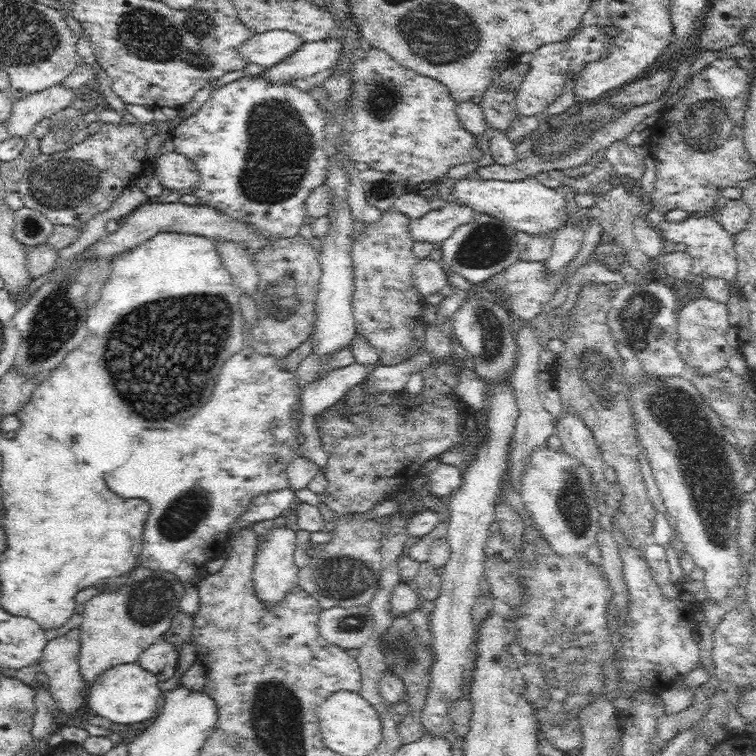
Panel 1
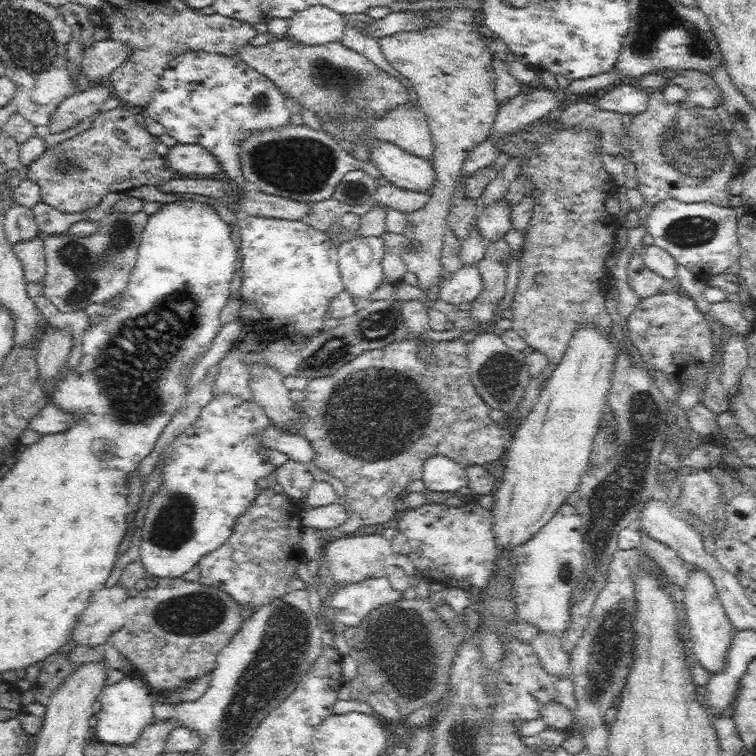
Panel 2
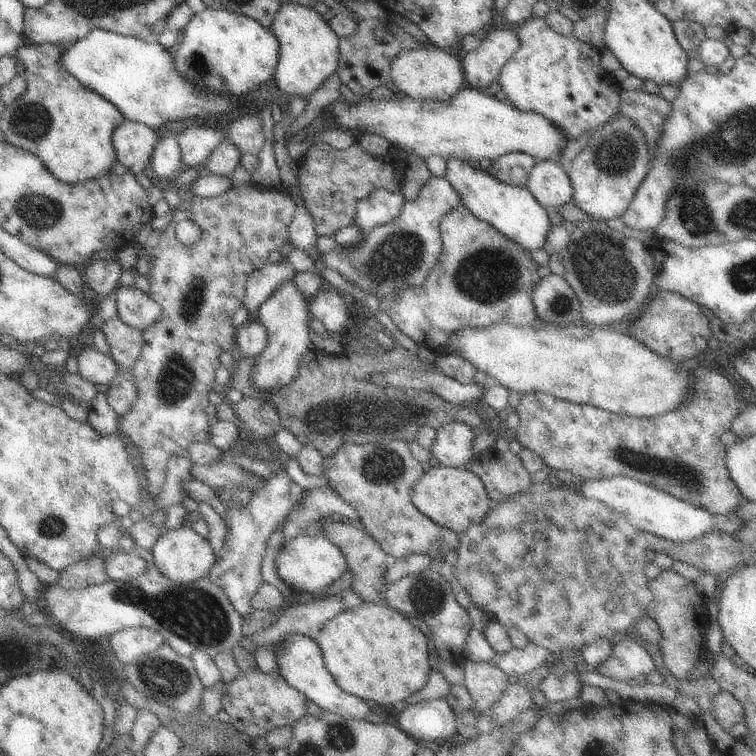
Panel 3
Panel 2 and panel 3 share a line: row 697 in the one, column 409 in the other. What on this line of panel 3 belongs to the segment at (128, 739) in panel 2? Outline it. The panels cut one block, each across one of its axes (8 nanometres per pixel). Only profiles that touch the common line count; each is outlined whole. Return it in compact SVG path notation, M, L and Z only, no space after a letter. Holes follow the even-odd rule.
M465 86L451 100L410 100L397 96L390 100L370 100L360 97L355 105L345 102L343 96L323 112L331 112L343 130L360 128L364 133L384 137L402 152L425 159L430 155L457 157L462 161L490 159L496 161L507 153L528 154L538 162L556 159L569 143L567 136L548 118L533 111L520 111L512 104L482 94L481 90Z

